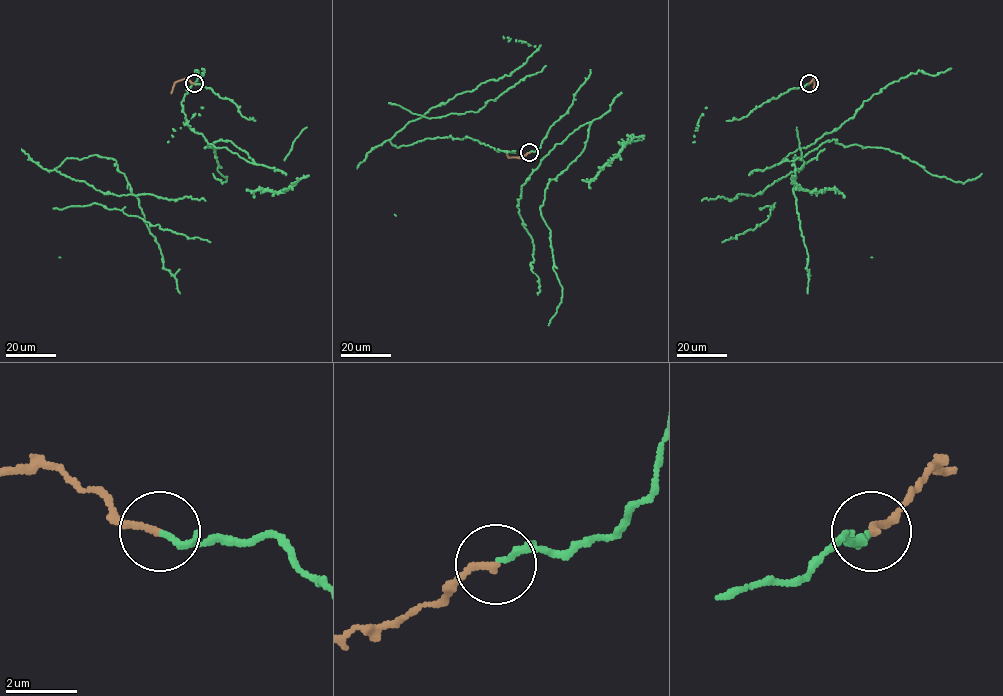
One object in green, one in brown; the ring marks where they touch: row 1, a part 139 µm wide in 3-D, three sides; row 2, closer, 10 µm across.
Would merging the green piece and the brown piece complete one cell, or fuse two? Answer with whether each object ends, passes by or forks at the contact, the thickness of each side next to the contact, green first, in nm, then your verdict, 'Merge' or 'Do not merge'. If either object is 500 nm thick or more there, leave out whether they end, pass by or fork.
At the ring green ends. At the ring brown ends. Thickness 170 nm (green) against 200 nm. Merge

